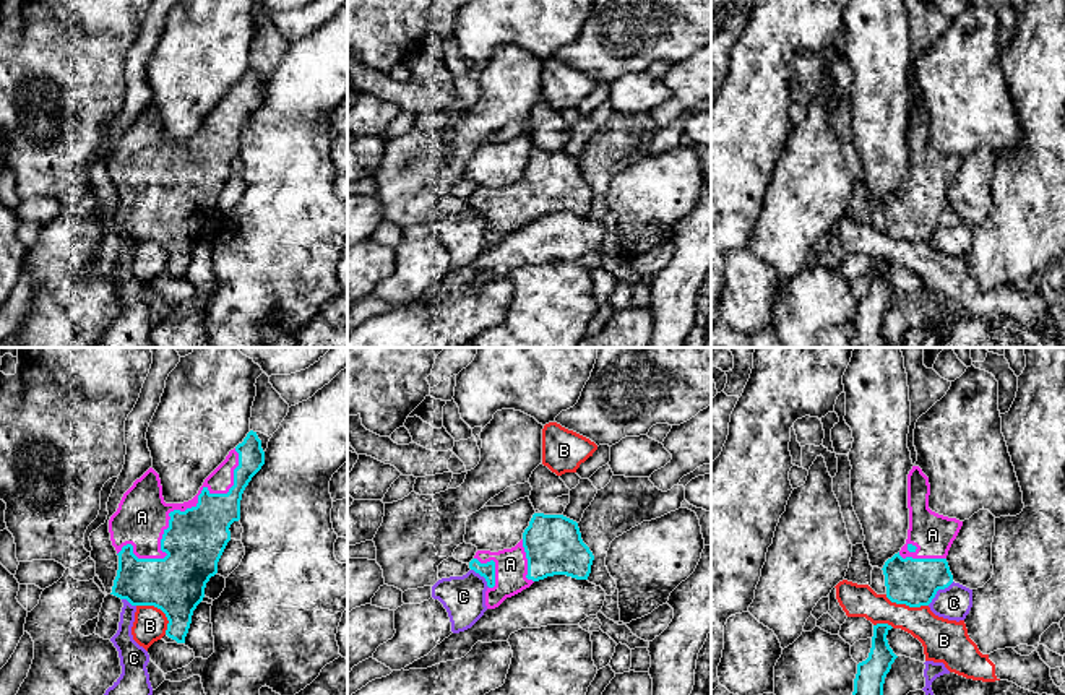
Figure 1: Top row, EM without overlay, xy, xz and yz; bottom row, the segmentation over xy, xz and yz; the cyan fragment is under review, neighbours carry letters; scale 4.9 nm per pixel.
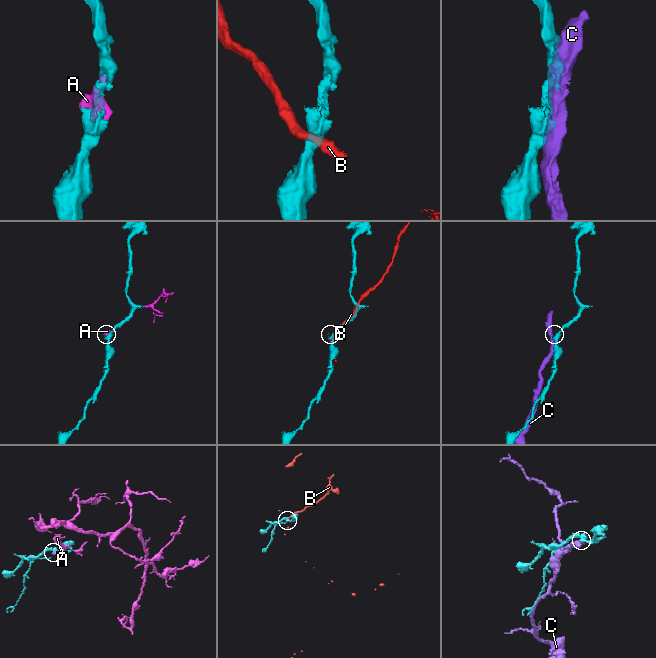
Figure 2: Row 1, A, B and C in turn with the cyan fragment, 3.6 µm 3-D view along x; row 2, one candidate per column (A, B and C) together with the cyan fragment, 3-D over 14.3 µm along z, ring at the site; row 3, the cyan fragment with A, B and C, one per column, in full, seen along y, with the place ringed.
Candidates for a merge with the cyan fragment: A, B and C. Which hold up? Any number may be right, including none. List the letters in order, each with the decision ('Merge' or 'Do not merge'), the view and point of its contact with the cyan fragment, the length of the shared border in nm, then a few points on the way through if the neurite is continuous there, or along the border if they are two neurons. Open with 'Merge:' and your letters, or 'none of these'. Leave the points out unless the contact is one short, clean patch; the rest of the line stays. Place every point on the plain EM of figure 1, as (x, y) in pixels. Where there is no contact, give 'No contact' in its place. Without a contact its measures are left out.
Merge: A
A: Merge. Touches cyan at xy (174, 146). Shared border 800 nm
B: Do not merge. Touches cyan at xy (161, 246). Shared border 220 nm. Boundary: xy (137, 241), (156, 242), (168, 257), (166, 270)
C: Do not merge. Touches cyan at yz (939, 224). Shared border 180 nm

